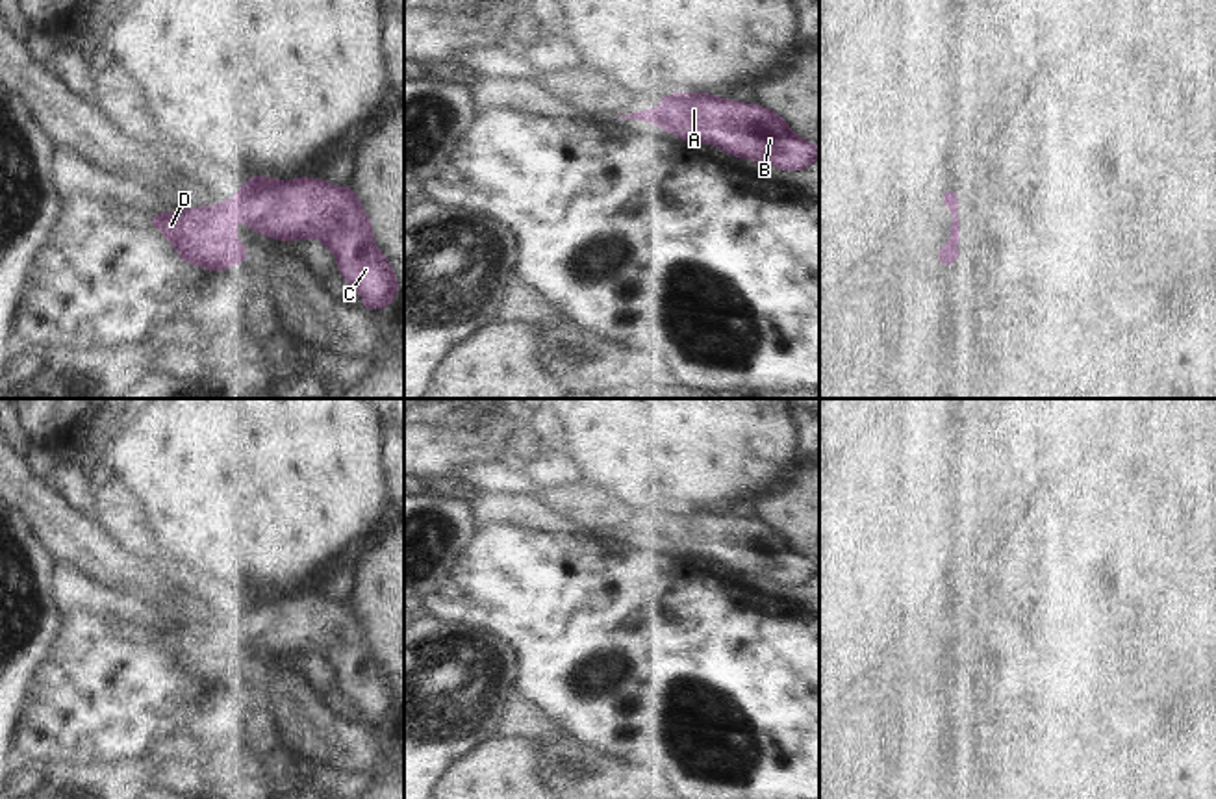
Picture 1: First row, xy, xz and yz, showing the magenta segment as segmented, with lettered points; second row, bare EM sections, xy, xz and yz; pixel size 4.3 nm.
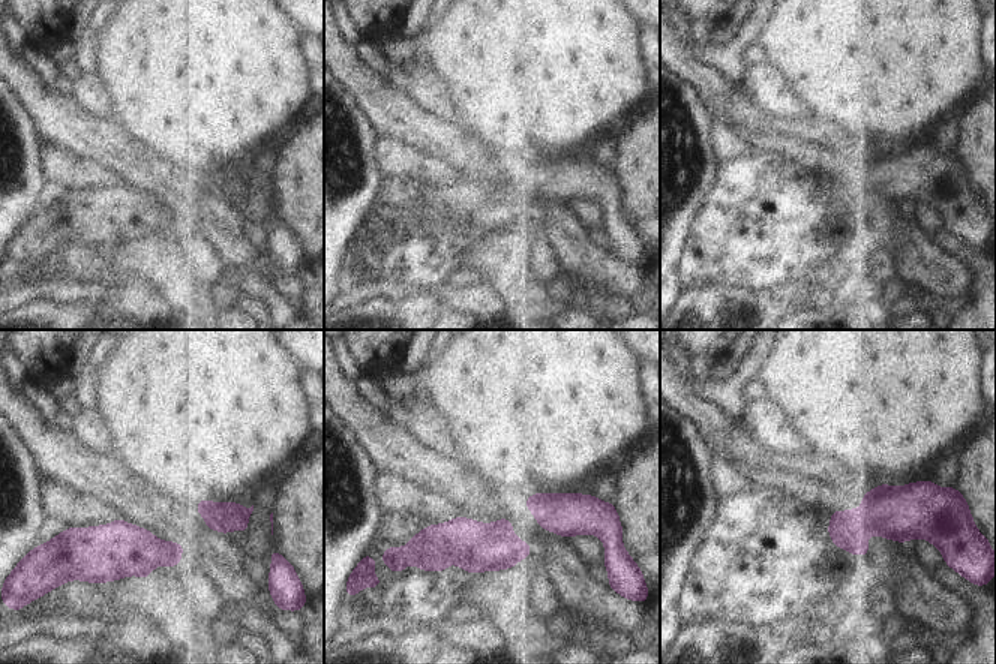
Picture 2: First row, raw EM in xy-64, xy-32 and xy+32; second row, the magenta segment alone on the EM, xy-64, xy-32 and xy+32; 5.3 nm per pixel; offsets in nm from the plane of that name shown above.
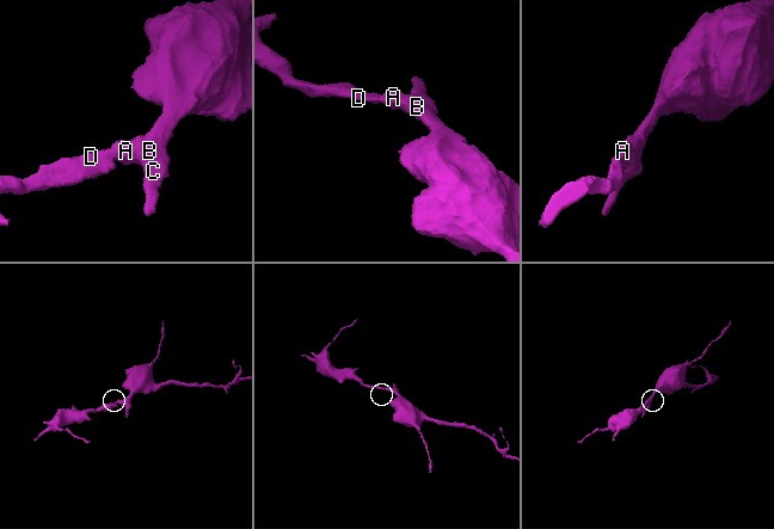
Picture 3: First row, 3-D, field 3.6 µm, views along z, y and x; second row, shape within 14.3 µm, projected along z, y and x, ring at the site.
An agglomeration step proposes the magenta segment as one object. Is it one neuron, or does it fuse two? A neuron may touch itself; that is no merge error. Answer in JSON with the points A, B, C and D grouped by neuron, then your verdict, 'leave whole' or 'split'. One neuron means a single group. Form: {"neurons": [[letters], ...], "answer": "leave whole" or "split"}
{"neurons": [["A", "B", "C", "D"]], "answer": "leave whole"}

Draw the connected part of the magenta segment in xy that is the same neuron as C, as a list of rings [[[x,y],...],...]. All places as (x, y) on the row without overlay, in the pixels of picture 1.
[[[248,591],[232,615],[148,634],[158,641],[184,679],[217,690],[248,675],[235,653],[237,632],[250,645],[293,658],[313,653],[336,671],[337,688],[354,701],[363,725],[387,723],[399,706],[387,671],[374,662],[371,636],[350,601],[330,601],[326,593],[274,595]]]

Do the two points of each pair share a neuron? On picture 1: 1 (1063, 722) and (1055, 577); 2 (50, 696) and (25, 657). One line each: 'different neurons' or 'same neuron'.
1: same neuron
2: different neurons

